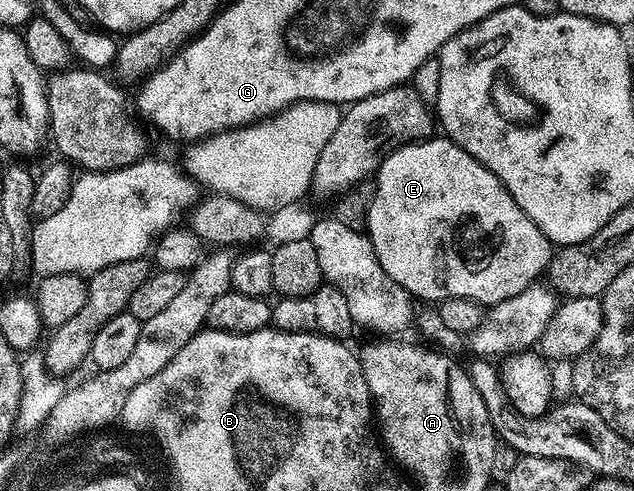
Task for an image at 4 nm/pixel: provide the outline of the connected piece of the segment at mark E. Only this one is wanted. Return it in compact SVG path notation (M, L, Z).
M432 136L422 142L409 142L406 146L394 147L384 157L373 181L375 195L367 209L365 233L371 239L373 252L381 264L381 268L385 268L385 272L390 278L397 284L401 284L401 288L405 288L412 299L419 301L420 298L425 302L423 304L438 304L450 298L460 298L475 302L478 306L490 308L524 292L548 273L553 257L553 243L543 235L541 228L537 228L537 224L533 224L533 220L529 220L529 216L525 216L525 212L521 212L521 208L517 208L517 200L513 200L513 196L509 196L509 192L501 184L501 180L497 180L497 176L493 176L493 172L489 172L489 168L485 168L480 162L473 160L473 156L469 156L469 152L462 150L450 138Z

